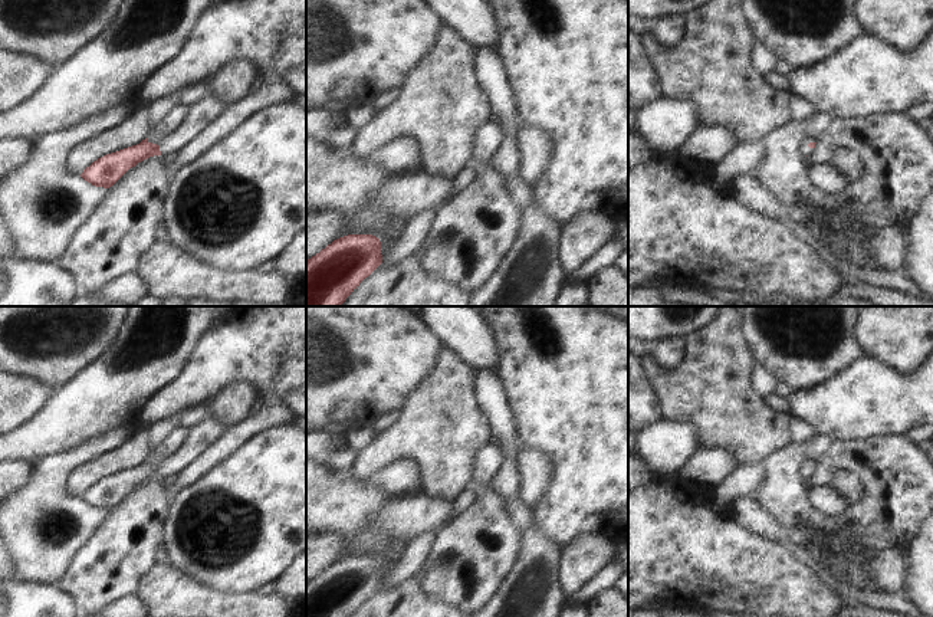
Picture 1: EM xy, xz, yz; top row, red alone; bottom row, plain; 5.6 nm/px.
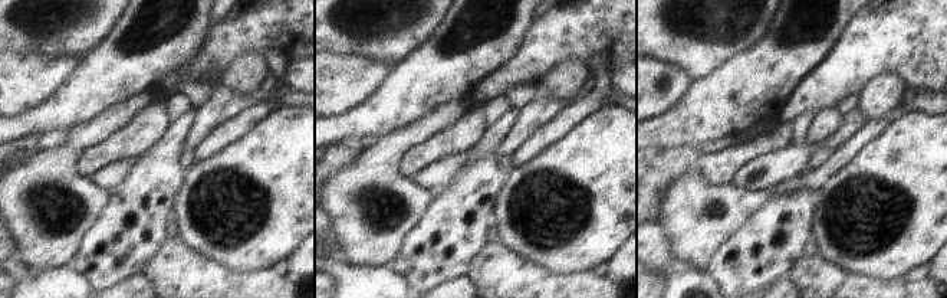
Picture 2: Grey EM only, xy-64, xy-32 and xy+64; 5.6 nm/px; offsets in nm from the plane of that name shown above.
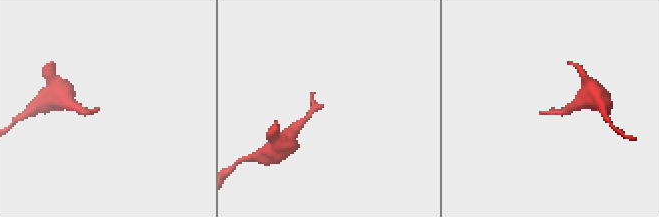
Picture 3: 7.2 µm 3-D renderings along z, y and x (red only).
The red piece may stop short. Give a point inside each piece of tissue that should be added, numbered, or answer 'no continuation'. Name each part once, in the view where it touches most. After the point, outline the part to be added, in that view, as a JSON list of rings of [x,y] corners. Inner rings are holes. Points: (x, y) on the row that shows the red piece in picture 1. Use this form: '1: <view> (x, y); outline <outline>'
1: yz (805, 150); outline [[[809,137],[809,138],[804,140],[802,144],[801,144],[801,147],[799,147],[801,154],[802,154],[804,158],[805,158],[806,155],[809,155],[809,154],[814,152],[814,148],[809,148],[809,147],[808,147],[809,142],[817,142],[817,141]]]

